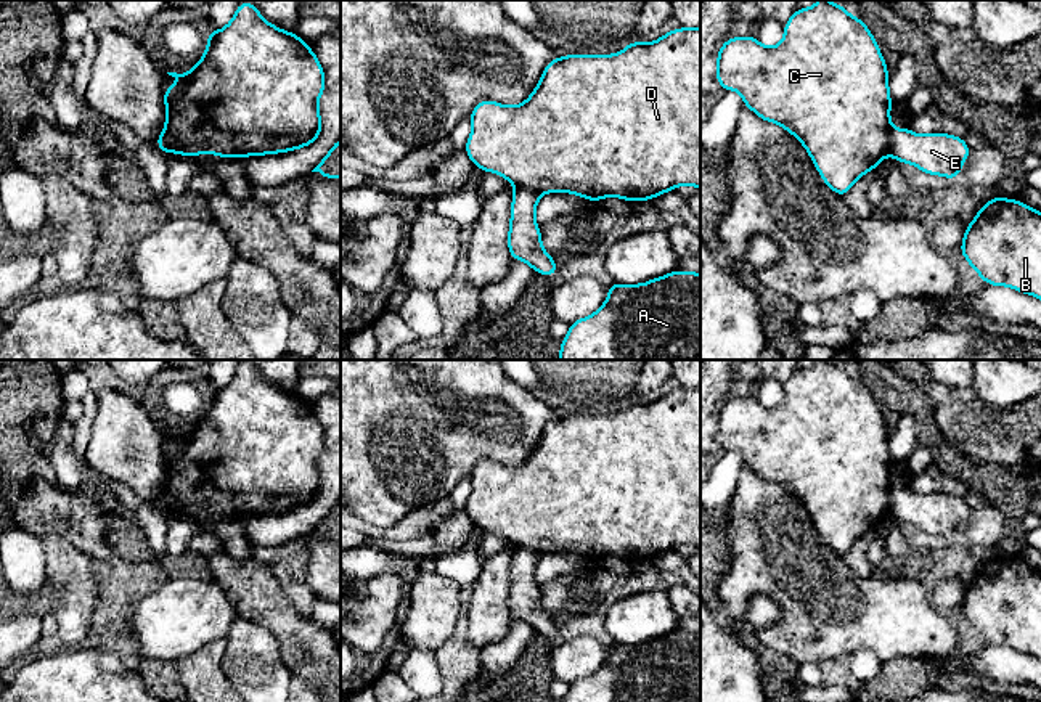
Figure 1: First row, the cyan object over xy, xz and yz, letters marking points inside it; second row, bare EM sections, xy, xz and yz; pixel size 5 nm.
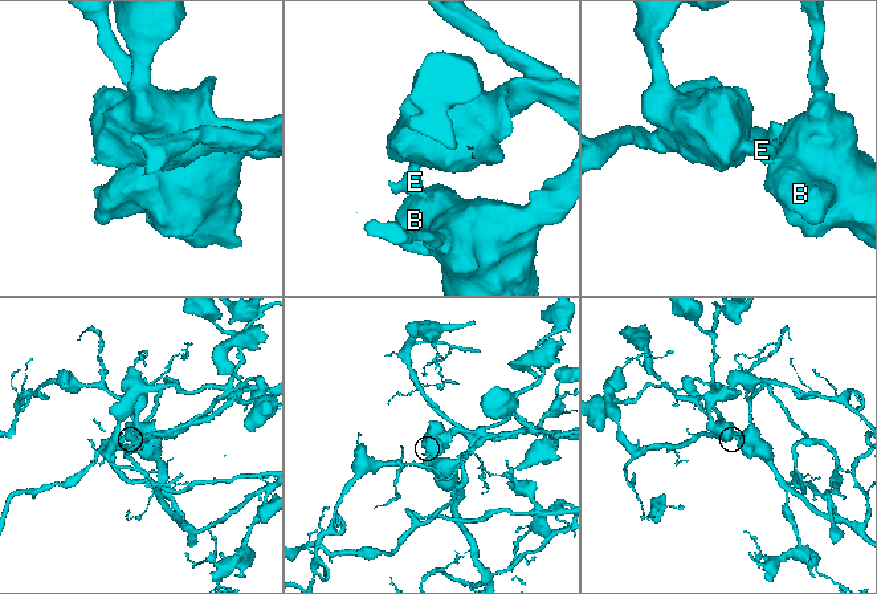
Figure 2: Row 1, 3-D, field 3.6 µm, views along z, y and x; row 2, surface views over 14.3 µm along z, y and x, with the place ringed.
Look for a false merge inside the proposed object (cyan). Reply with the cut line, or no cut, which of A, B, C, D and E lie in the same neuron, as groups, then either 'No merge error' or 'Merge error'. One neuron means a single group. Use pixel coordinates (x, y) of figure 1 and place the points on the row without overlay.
Split along yz (892, 489), (887, 513). Groups: A B C D / E. Merge error

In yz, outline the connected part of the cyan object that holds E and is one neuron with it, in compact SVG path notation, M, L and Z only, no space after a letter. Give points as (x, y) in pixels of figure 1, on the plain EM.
M892 488L888 514L929 535L956 540L970 508L964 498L948 493L917 495L911 488Z

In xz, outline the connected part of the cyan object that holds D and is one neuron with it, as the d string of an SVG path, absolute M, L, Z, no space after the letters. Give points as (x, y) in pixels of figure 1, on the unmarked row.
M678 387L667 392L652 403L628 402L615 414L569 414L557 416L546 422L541 439L532 455L517 466L500 464L492 459L482 459L469 474L472 492L466 501L464 511L476 527L482 532L493 532L504 537L511 545L545 553L572 553L599 562L606 556L622 557L628 562L651 561L659 554L675 551L680 545L689 545L700 549L700 387Z

